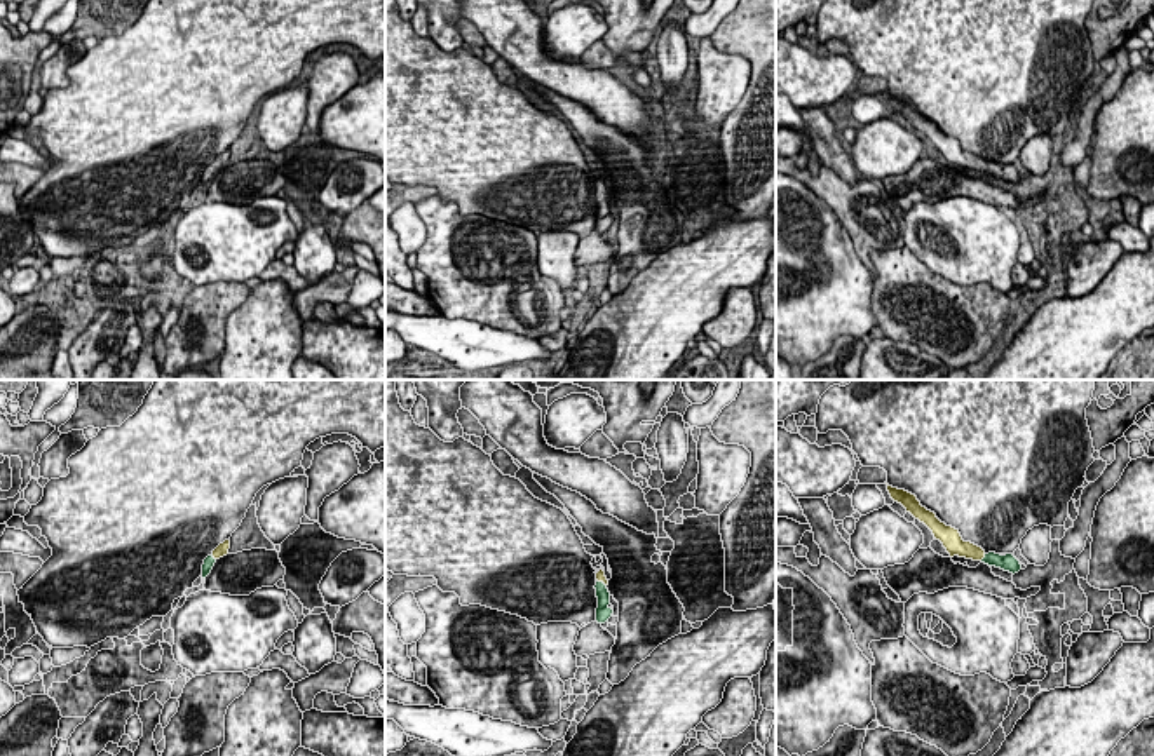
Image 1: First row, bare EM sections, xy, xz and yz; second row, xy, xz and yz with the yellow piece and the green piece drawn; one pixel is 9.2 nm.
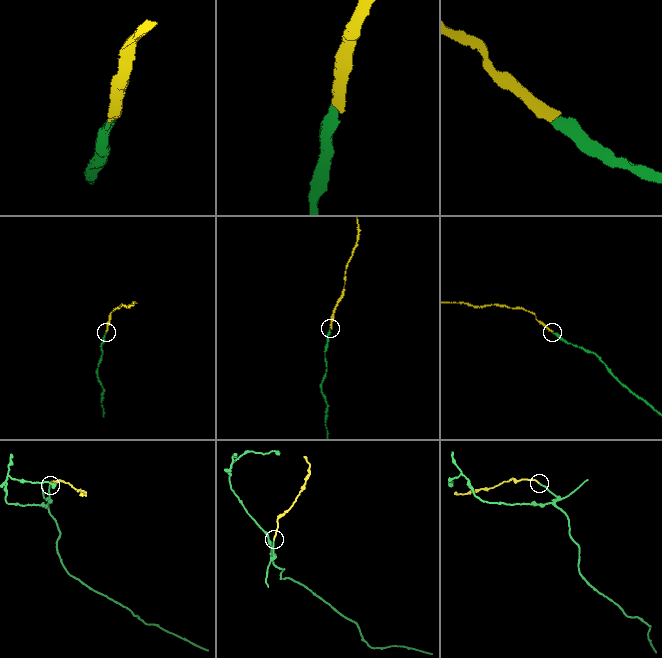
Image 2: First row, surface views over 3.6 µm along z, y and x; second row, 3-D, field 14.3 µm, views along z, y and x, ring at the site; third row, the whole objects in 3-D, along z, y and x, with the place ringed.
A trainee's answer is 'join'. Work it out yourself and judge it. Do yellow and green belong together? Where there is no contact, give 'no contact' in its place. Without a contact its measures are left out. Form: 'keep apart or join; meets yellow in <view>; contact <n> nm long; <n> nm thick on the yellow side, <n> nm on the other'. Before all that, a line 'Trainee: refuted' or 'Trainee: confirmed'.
Trainee: confirmed
join; meets yellow in yz; contact 80 nm long; 160 nm thick on the yellow side, 160 nm on the other

